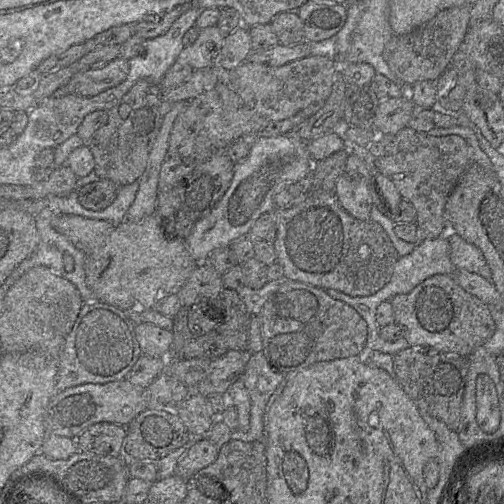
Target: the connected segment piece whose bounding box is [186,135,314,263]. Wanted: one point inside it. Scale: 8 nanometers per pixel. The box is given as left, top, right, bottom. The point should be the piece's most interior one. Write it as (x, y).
(273, 162)

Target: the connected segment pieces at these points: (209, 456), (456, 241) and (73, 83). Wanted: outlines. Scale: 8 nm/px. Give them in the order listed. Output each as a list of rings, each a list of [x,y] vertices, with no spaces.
[[[208,438],[198,440],[177,463],[175,474],[189,480],[201,469],[212,464],[218,457],[219,447]]]
[[[455,232],[445,235],[450,245],[450,259],[456,270],[466,270],[491,281],[491,269],[482,252]]]
[[[117,57],[101,68],[76,73],[66,85],[68,94],[95,96],[123,82],[128,72],[128,60]]]

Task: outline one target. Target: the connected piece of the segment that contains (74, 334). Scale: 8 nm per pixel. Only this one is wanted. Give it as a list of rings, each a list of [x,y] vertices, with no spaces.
[[[102,301],[84,302],[60,354],[55,392],[82,384],[105,384],[125,379],[143,355],[135,326],[127,311]]]

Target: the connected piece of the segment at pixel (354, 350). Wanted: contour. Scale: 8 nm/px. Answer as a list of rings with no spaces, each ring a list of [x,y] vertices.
[[[284,279],[258,314],[262,352],[273,369],[294,374],[317,362],[363,356],[367,323],[350,305],[333,299],[326,290]]]

